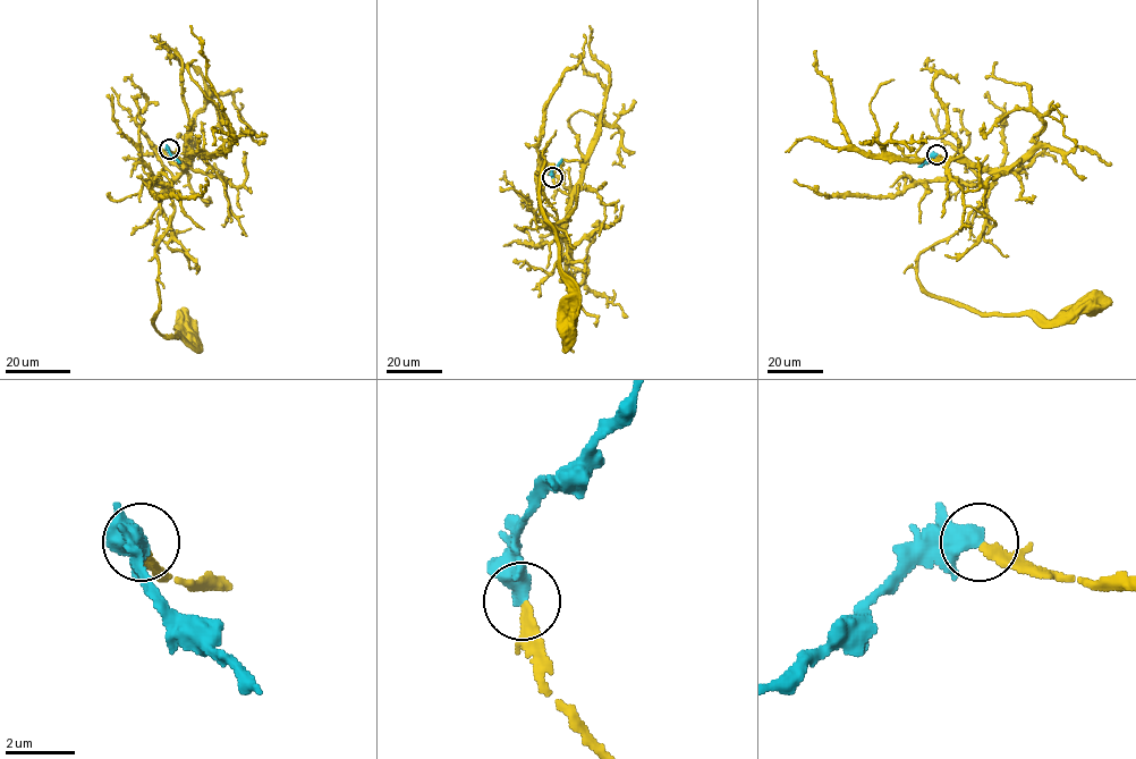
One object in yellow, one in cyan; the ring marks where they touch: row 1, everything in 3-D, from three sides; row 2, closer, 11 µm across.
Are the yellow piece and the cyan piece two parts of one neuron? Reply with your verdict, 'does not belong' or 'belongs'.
belongs

